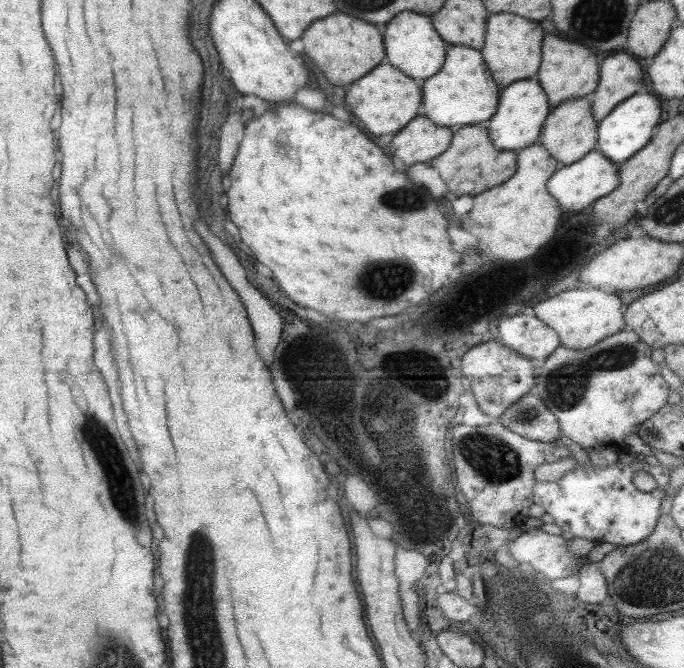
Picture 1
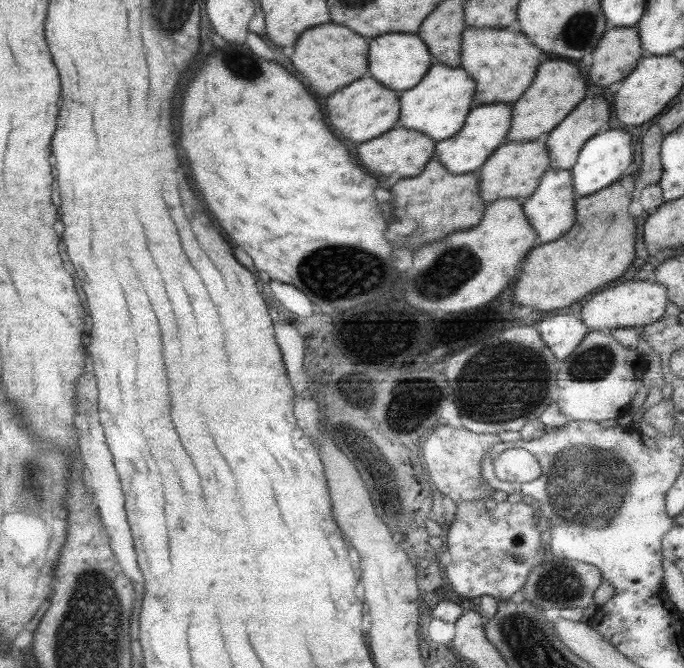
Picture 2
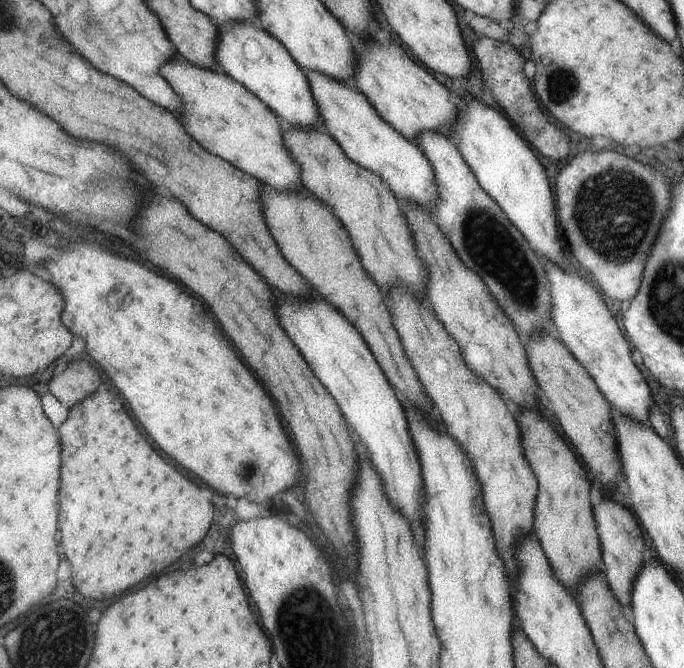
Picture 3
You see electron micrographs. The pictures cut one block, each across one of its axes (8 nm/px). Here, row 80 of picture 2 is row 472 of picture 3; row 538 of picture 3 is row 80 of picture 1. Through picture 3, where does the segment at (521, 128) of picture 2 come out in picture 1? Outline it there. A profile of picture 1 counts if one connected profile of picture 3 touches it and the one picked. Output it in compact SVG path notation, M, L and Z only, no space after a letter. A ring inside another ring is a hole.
M545 34L543 46L541 46L541 66L537 72L537 82L551 108L570 98L591 97L598 85L599 69L600 63L597 62L597 56L583 44Z

